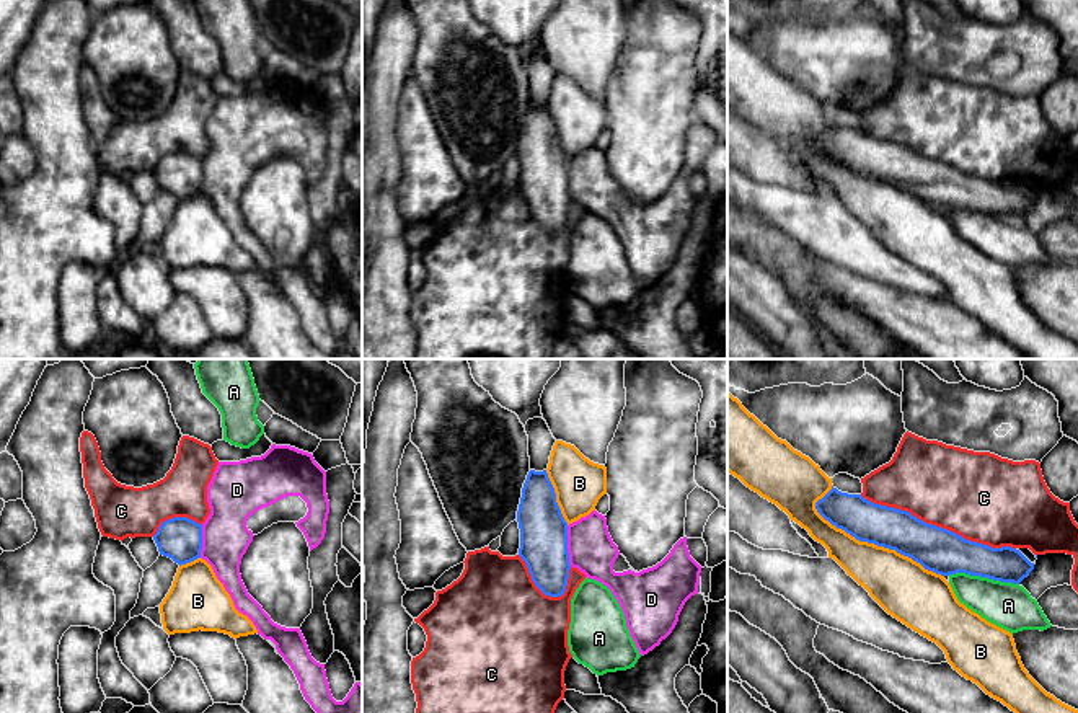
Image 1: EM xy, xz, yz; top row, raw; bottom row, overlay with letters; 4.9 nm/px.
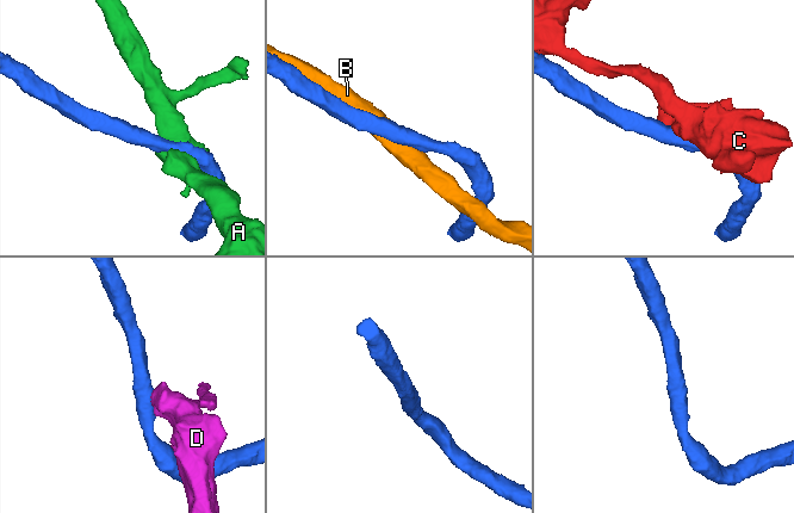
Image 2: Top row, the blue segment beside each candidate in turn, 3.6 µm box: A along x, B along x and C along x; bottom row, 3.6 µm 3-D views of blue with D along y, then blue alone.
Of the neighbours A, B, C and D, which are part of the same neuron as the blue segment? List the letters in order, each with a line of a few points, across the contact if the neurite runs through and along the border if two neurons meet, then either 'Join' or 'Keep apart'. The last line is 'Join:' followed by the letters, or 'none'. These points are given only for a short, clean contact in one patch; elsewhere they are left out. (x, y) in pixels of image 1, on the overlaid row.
A: Keep apart
B: Keep apart
C: Keep apart
D: Line: xz (566, 526), (566, 552), (571, 565). Keep apart
Join: none

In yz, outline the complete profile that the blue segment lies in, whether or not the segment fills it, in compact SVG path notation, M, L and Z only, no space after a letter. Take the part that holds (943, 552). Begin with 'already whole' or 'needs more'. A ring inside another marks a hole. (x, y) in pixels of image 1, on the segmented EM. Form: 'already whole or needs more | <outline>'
already whole | M832 489L815 503L817 512L859 542L912 558L941 576L965 573L1019 584L1034 569L1019 550L992 548L926 524L907 511L874 504L861 494Z

